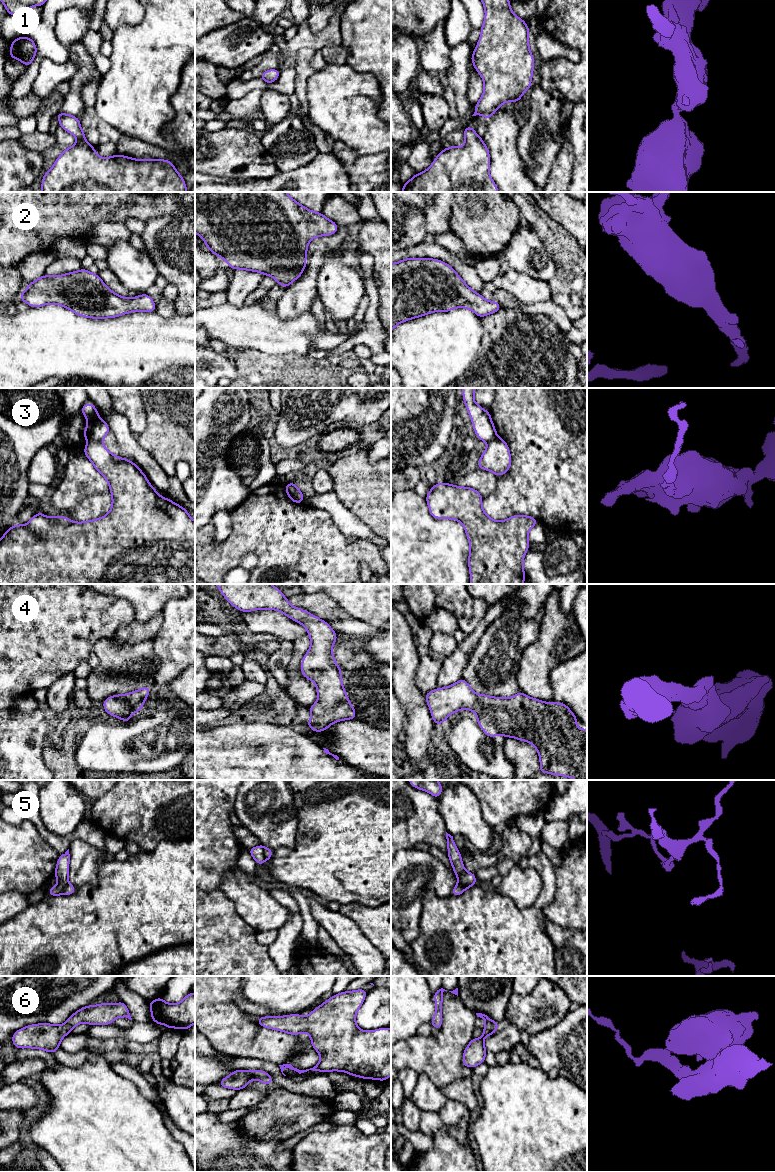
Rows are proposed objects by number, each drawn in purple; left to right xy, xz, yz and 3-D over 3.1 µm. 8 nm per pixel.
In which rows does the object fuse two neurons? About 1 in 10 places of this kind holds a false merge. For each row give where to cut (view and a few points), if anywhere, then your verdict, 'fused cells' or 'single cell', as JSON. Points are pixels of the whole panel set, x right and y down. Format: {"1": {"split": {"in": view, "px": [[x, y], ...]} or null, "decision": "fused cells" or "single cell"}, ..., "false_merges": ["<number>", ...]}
{"1": {"split": null, "decision": "single cell"}, "2": {"split": null, "decision": "single cell"}, "3": {"split": {"in": "xy", "px": [[100, 440], [88, 441]]}, "decision": "fused cells"}, "4": {"split": null, "decision": "single cell"}, "5": {"split": {"in": "xz", "px": [[260, 844], [266, 859]]}, "decision": "fused cells"}, "6": {"split": null, "decision": "single cell"}, "false_merges": ["3", "5"]}

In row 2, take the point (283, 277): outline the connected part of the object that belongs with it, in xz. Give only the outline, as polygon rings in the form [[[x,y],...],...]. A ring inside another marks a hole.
[[[195,192],[195,233],[197,233],[206,243],[212,253],[219,258],[227,261],[230,268],[233,270],[243,269],[247,271],[255,271],[271,276],[276,279],[277,284],[280,284],[285,289],[295,280],[297,280],[306,268],[307,248],[310,240],[318,236],[328,236],[337,233],[338,225],[325,217],[322,212],[313,212],[305,206],[299,204],[291,198],[286,192]]]

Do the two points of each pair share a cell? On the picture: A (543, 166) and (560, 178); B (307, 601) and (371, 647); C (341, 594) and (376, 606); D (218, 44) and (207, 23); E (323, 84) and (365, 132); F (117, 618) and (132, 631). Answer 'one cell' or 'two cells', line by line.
A: two cells
B: two cells
C: one cell
D: two cells
E: one cell
F: two cells

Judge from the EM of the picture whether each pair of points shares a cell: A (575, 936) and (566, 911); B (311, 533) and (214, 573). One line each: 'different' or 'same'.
A: different
B: same

